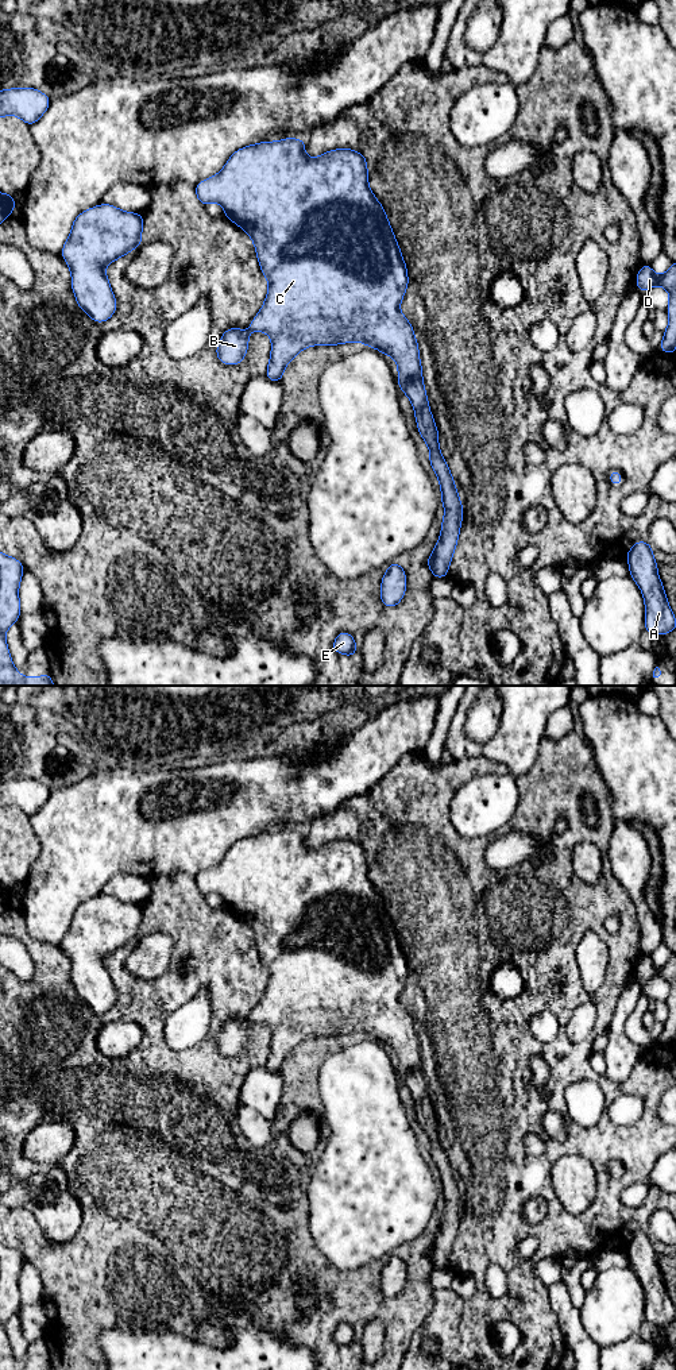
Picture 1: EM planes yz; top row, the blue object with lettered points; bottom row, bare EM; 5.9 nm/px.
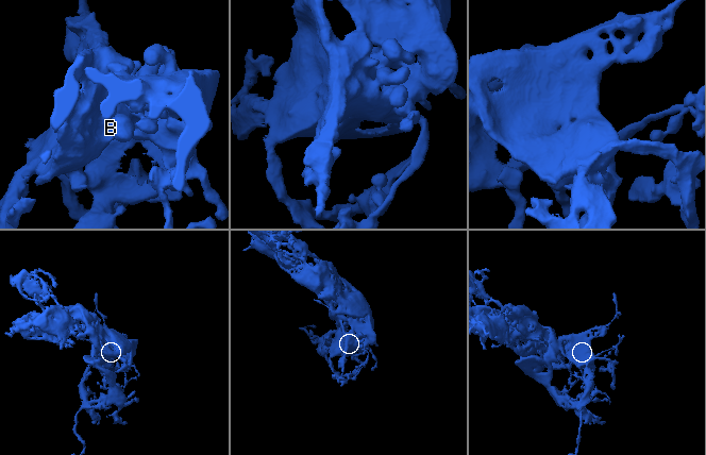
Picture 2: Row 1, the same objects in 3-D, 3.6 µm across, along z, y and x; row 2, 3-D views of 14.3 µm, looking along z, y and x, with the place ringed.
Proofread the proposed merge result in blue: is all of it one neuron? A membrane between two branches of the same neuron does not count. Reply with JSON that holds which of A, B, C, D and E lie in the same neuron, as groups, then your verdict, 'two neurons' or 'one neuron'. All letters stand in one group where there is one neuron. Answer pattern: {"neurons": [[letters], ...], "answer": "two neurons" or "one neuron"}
{"neurons": [["A", "B", "C", "D", "E"]], "answer": "one neuron"}

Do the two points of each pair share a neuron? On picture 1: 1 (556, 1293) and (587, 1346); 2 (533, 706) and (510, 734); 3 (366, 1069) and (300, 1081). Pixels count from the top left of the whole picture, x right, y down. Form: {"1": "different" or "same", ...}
{"1": "same", "2": "same", "3": "different"}

